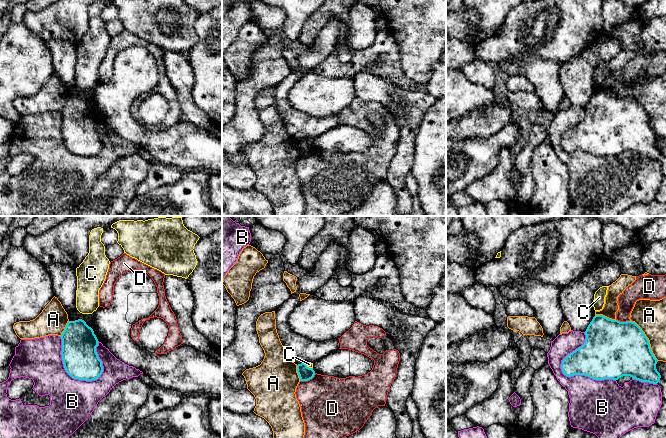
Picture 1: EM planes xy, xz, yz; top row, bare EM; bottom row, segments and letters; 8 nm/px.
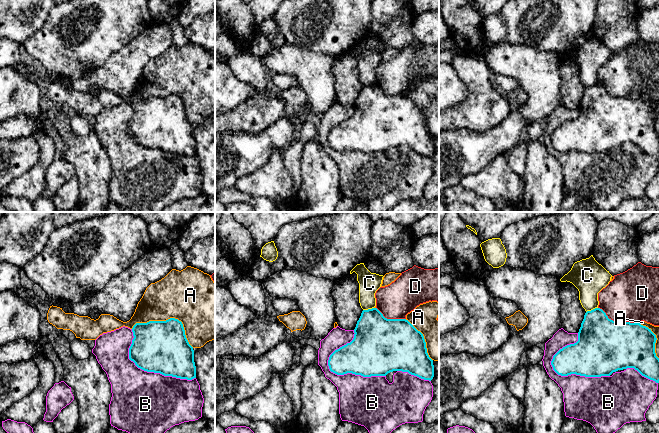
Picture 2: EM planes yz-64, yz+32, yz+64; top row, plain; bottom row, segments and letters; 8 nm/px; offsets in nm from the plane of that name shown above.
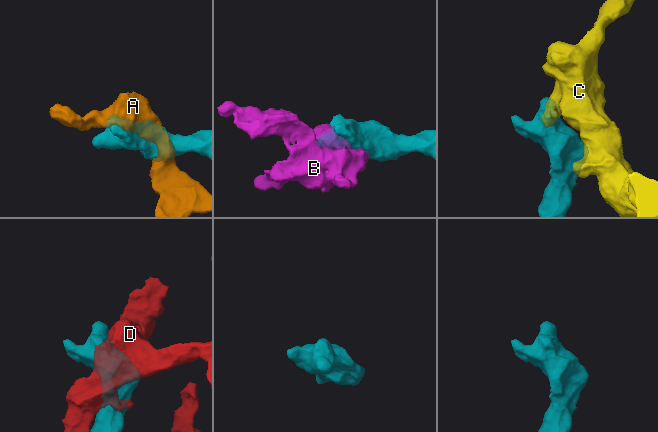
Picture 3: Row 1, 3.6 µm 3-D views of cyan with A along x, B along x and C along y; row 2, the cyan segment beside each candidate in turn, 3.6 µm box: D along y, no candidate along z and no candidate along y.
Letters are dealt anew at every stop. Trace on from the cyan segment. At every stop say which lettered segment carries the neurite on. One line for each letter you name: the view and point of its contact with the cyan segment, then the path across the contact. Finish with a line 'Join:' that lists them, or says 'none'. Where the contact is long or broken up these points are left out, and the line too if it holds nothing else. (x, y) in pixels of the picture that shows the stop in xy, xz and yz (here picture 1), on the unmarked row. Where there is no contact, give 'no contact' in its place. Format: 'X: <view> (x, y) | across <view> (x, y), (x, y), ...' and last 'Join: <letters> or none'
Join: none

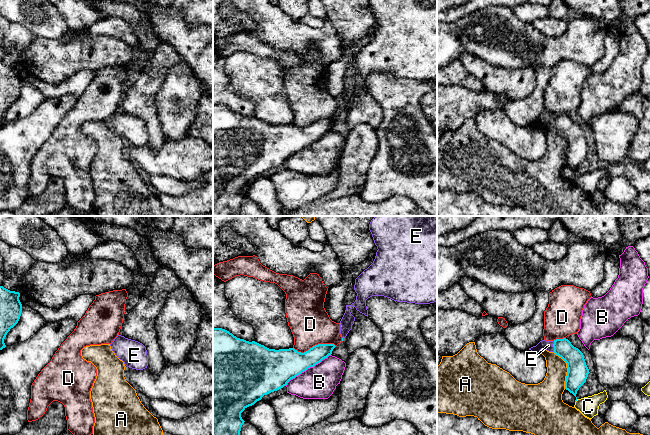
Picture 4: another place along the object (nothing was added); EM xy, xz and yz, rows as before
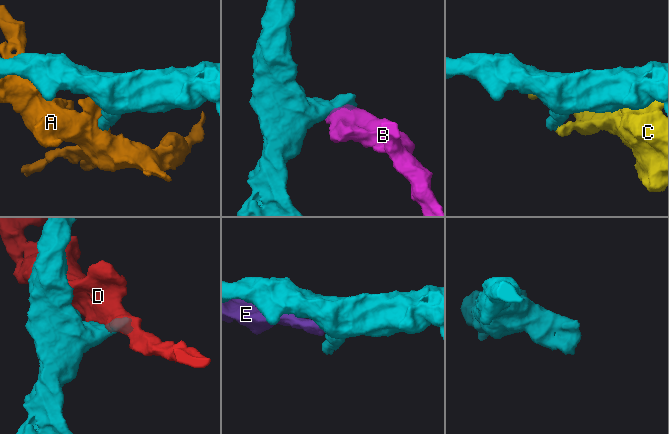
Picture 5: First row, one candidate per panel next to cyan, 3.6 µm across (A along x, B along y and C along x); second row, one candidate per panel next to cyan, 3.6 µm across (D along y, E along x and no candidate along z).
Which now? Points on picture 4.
E: yz (553, 122) | across yz (576, 140), (558, 122), (553, 122), (548, 121)
Join: E

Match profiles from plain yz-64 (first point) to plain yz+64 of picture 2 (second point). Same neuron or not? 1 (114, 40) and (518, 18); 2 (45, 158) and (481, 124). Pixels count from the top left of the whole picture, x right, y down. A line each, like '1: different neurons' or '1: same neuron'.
1: same neuron
2: different neurons

